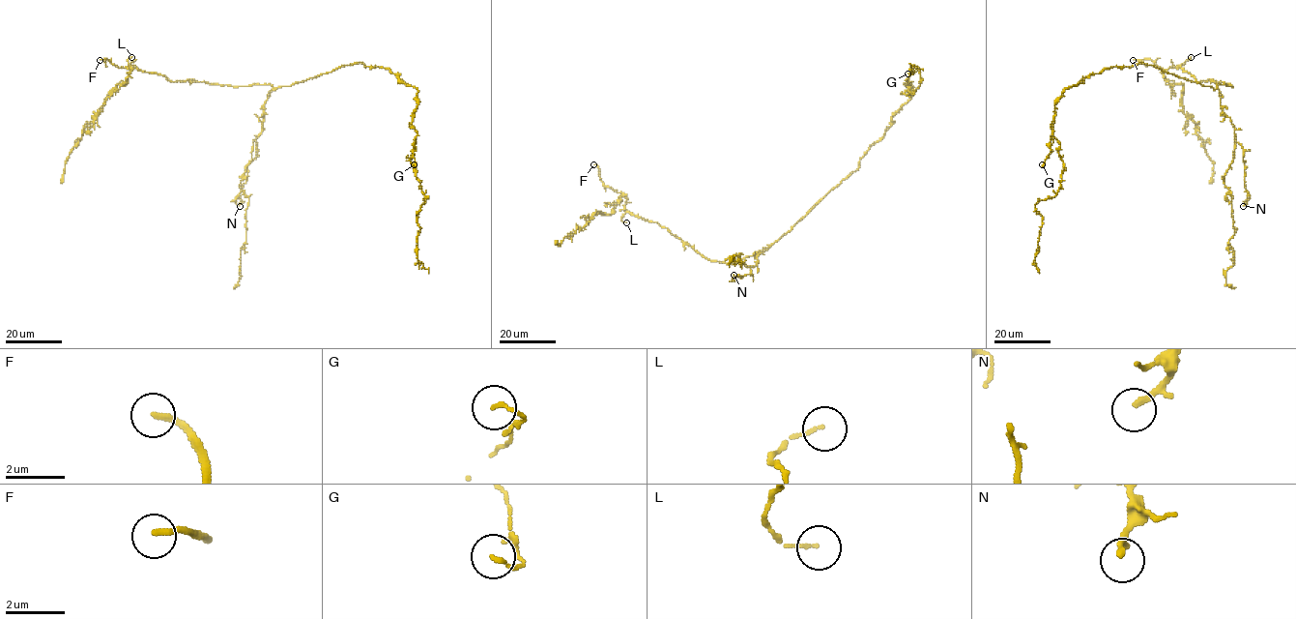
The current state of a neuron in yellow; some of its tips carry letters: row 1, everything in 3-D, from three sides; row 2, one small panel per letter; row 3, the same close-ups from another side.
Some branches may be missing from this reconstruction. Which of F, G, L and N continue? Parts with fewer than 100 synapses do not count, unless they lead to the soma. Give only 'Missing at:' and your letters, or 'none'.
Missing at: F

